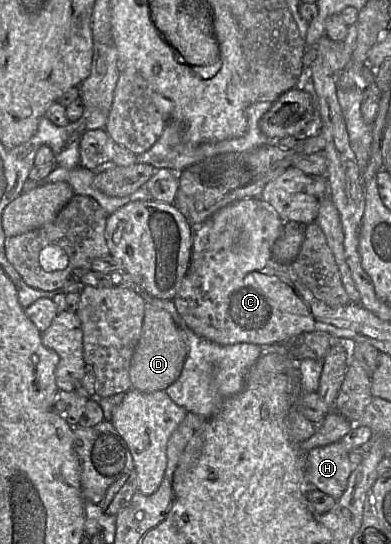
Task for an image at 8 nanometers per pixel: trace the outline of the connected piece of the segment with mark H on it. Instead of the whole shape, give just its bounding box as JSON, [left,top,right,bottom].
[307,441,353,501]

